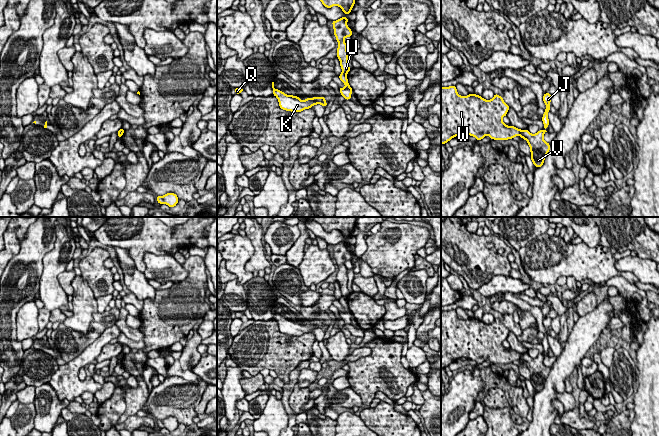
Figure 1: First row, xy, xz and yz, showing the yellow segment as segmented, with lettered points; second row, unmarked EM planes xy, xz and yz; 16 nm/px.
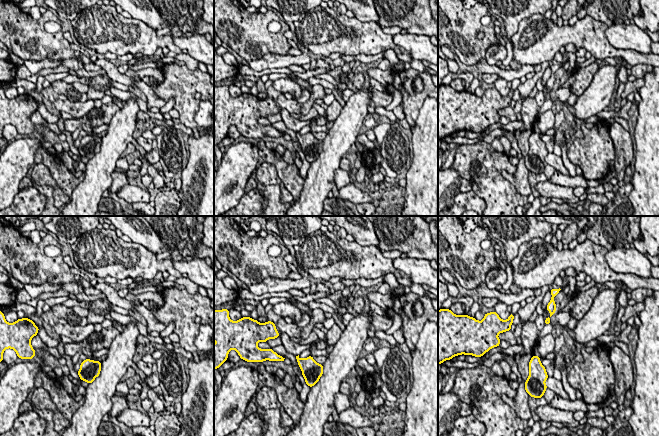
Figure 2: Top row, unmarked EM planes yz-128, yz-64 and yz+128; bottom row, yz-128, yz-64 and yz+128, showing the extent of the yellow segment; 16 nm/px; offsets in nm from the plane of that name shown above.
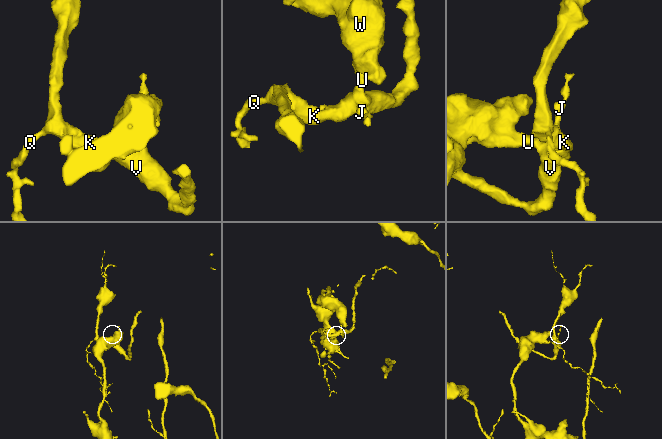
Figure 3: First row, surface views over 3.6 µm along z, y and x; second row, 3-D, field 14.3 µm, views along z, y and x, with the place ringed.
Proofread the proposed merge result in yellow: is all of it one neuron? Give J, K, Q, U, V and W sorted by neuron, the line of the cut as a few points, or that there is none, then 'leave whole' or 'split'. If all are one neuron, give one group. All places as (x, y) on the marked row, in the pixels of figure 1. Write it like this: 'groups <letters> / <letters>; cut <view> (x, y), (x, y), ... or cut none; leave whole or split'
groups J K Q V / U W; cut yz (523, 130), (520, 135); split

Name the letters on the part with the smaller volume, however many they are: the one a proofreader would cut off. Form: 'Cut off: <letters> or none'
Cut off: J, K, Q, V

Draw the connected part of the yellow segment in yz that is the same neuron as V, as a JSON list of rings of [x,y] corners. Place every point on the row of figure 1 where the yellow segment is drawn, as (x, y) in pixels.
[[[549,93],[543,95],[546,110],[544,111],[542,121],[545,129],[539,130],[536,134],[531,134],[527,129],[523,130],[521,133],[521,138],[525,139],[530,147],[530,157],[536,168],[539,168],[544,164],[544,160],[550,150],[550,144],[547,143],[543,137],[547,132],[546,129],[548,128],[548,125],[550,124],[547,113],[550,111],[549,103],[551,102],[551,98],[552,95]]]

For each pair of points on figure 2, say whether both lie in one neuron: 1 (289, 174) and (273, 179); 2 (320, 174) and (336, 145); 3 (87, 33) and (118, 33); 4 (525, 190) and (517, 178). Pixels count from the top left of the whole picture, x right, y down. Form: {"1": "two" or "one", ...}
{"1": "two", "2": "one", "3": "one", "4": "one"}

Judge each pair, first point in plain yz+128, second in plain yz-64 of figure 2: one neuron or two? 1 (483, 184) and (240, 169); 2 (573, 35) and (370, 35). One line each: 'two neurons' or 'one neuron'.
1: two neurons
2: one neuron

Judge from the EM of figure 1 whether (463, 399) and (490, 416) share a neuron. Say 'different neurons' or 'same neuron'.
different neurons

